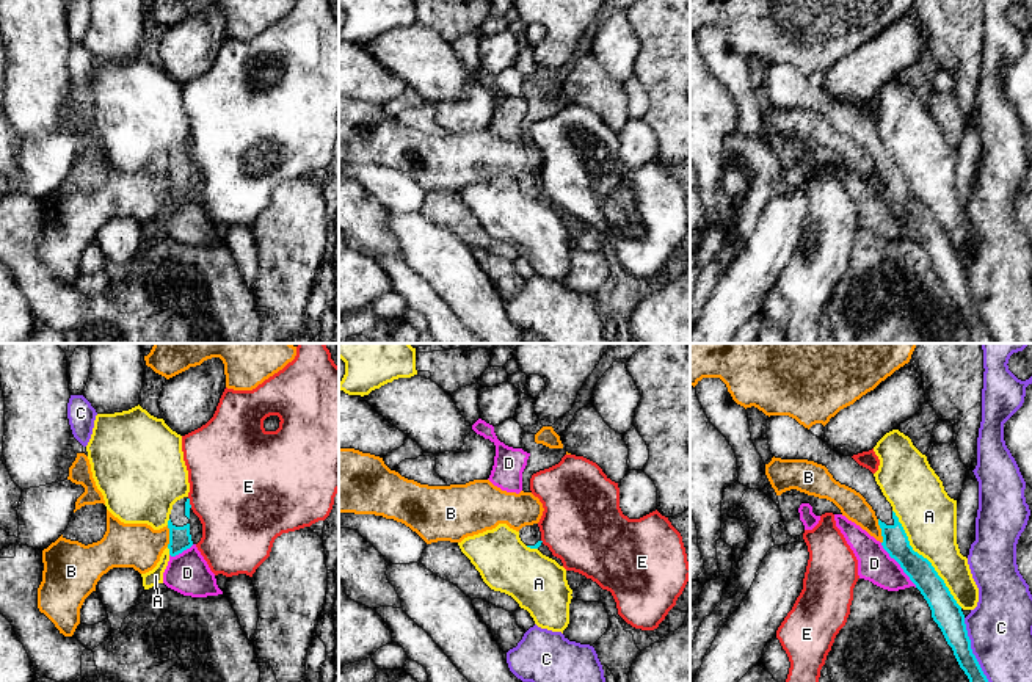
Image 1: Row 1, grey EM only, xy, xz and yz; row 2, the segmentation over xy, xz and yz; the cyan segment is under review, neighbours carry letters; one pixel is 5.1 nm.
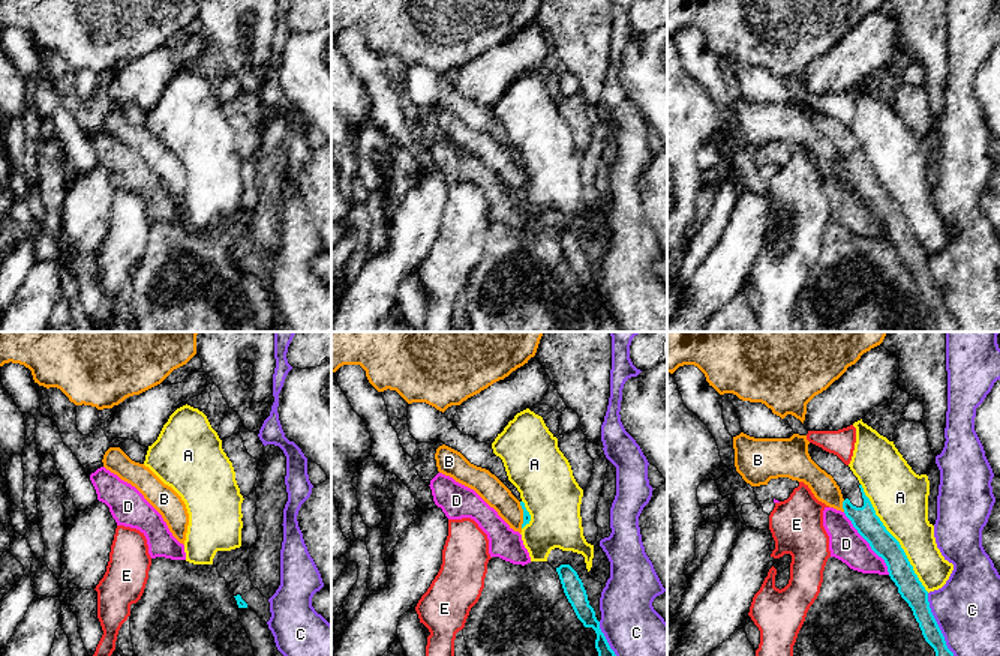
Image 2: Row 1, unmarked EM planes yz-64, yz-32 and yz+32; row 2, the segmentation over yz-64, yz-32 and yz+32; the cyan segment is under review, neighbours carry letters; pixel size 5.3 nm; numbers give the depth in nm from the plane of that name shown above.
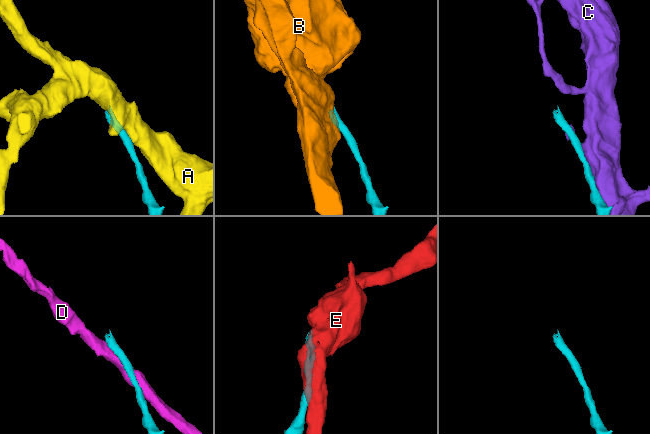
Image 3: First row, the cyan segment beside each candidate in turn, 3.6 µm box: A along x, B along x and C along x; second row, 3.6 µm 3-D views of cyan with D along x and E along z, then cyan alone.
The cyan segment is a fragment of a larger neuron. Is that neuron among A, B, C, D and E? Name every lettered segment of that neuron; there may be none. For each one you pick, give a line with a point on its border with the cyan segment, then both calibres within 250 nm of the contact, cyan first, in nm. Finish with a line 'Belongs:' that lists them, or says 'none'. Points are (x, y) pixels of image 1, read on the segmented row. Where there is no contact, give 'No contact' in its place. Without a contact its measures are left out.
Belongs: none

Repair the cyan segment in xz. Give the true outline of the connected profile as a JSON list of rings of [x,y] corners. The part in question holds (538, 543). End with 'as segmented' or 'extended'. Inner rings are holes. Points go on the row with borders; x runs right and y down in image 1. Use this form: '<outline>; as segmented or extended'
[[[538,524],[522,527],[519,538],[530,549],[538,549],[543,542]]]; extended

